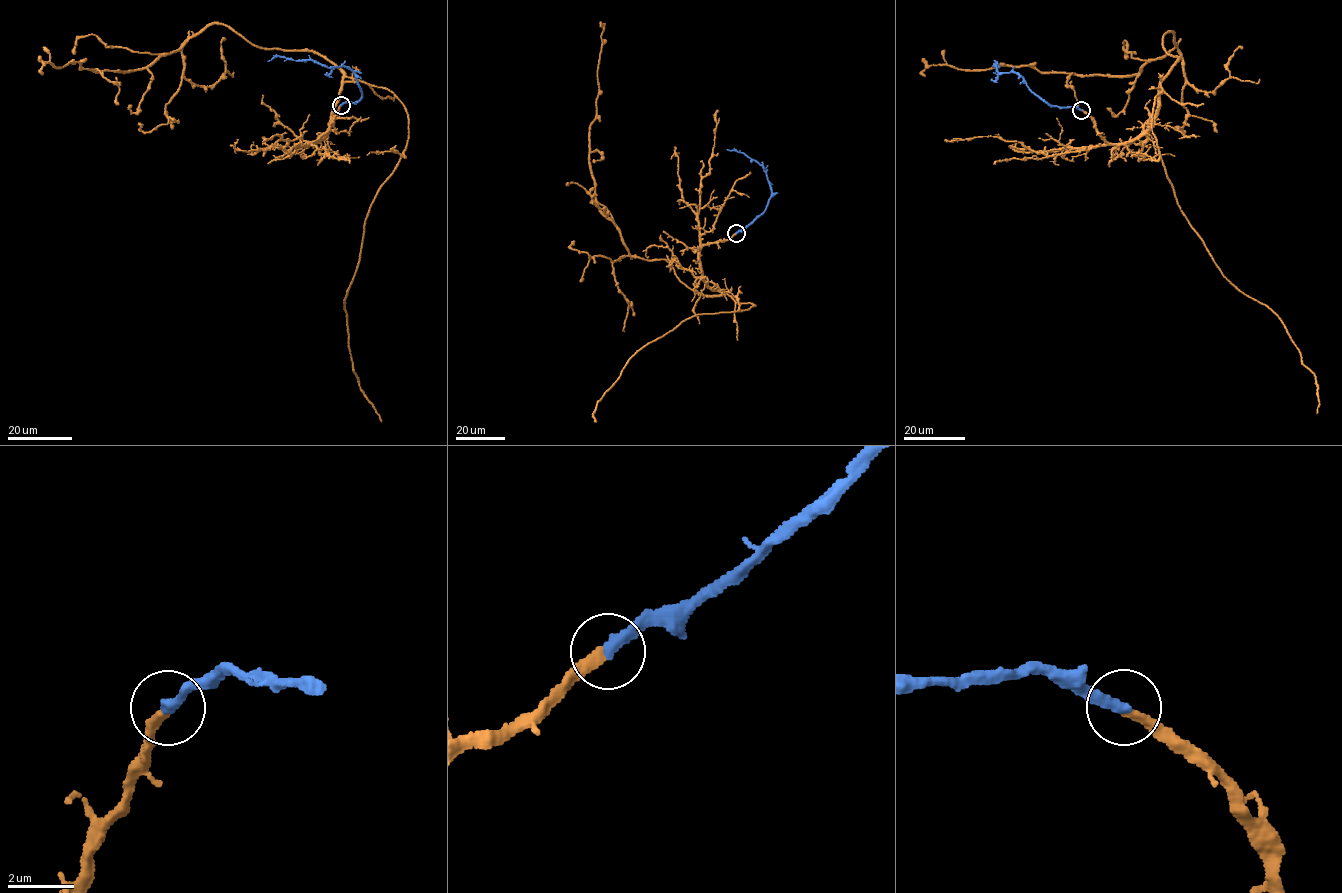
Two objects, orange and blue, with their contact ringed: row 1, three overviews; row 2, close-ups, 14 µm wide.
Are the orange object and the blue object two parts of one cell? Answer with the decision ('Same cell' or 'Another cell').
Same cell

